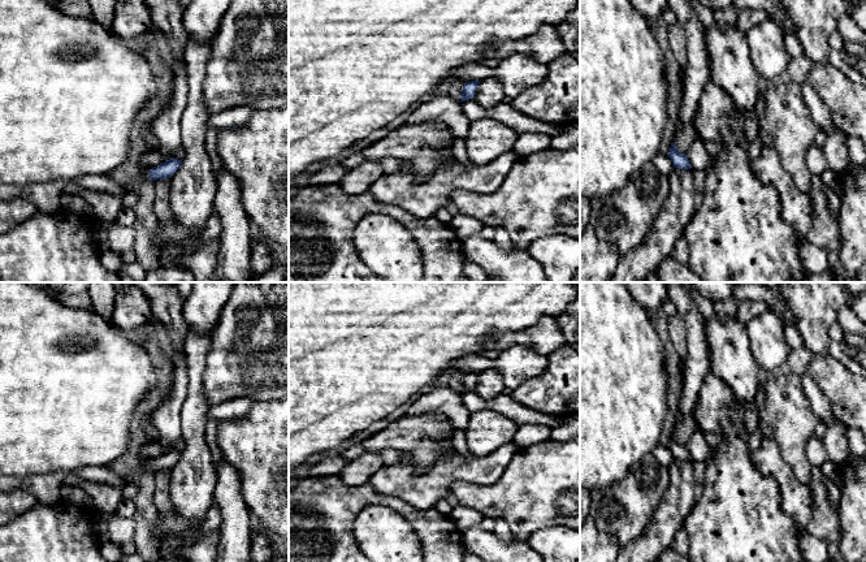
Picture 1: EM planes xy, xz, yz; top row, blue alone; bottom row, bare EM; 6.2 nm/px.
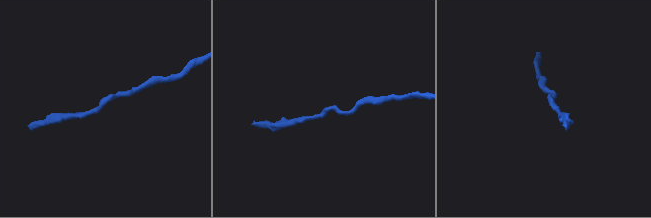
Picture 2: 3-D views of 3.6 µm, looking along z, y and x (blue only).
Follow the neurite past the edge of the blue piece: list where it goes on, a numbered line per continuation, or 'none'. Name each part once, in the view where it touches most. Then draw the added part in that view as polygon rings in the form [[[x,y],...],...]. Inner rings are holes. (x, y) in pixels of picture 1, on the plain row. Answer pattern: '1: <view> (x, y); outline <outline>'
none

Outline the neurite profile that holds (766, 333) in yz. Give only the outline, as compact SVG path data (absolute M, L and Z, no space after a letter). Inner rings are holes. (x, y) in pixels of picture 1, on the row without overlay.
M767 308L745 328L758 367L772 372L785 363L791 349L785 341L784 324L778 314Z

